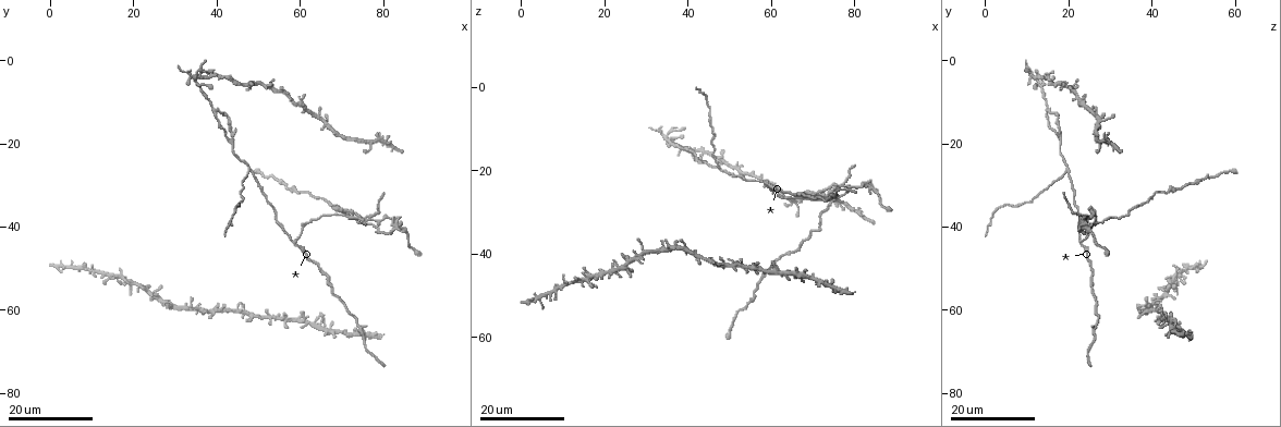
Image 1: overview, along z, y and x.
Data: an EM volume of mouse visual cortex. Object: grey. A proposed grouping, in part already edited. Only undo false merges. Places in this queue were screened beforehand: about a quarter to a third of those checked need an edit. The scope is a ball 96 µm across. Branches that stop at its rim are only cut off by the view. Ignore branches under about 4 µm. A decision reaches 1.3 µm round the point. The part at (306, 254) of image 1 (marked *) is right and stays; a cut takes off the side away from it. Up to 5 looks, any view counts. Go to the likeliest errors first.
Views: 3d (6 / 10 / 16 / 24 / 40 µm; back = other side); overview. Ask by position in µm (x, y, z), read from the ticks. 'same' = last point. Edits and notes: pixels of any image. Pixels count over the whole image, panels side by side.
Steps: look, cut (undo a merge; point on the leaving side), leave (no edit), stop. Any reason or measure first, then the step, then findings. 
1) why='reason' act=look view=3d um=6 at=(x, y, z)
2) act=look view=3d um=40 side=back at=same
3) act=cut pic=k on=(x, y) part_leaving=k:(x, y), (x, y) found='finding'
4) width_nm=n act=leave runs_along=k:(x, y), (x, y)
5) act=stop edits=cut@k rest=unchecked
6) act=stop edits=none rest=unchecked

why='three arms meet' act=look view=3d um=24 at=(47.0, 26.5, 20.0)

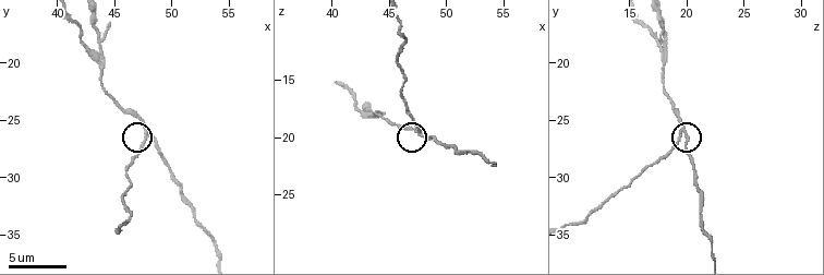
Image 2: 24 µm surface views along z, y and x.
act=look view=3d um=10 at=(47.6, 26.2, 19.6)

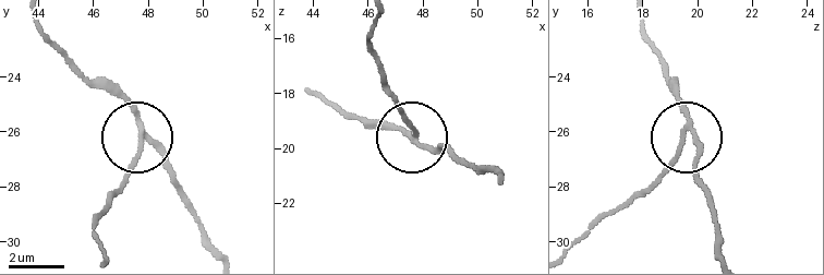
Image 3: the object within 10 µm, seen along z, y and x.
act=cut pic=3 on=(135, 165) part_leaving=3:(137, 130), (135, 163), (95, 234), (102, 254) found='two cells meet here'

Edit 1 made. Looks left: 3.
why='see it whole again' act=look view=overview

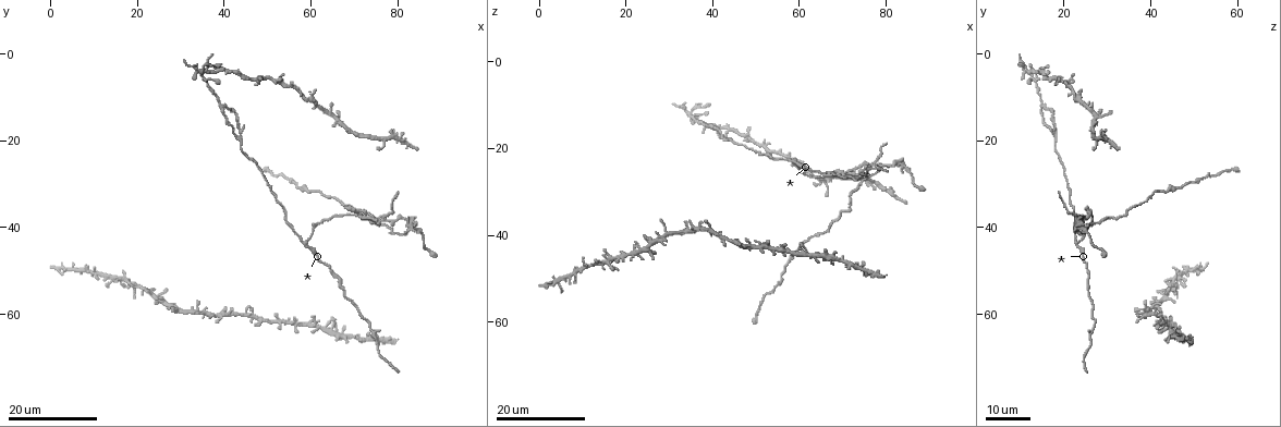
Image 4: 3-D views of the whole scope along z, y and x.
why='three-way junction' act=look view=3d um=16 at=(58.5, 44.0, 23.0)

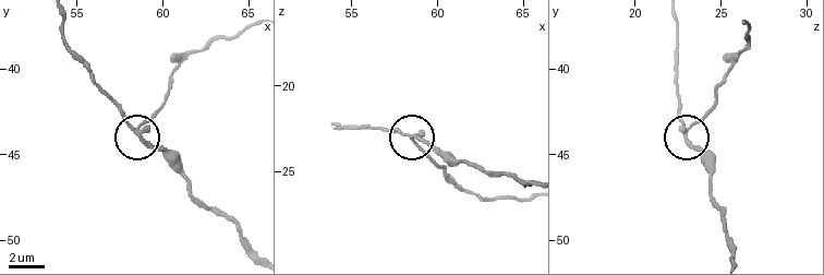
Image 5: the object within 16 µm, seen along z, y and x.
act=look view=3d um=10 at=(58.4, 43.6, 23.1)

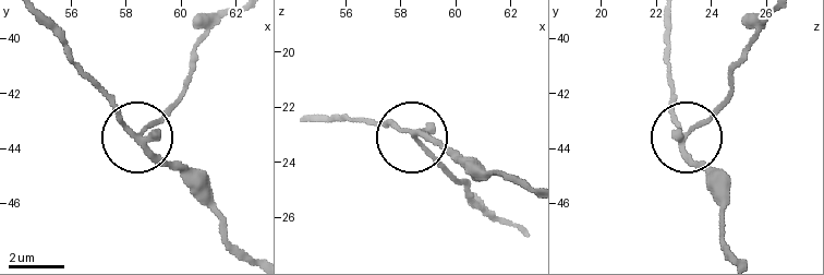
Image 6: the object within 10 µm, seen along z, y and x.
act=cut pic=6 on=(162, 116) part_leaving=6:(687, 134), (719, 107), (738, 58), (766, 18) found='a second cell is stuck on'

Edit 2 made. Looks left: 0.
act=stop edits=cut@3,cut@6 rest=unchecked

